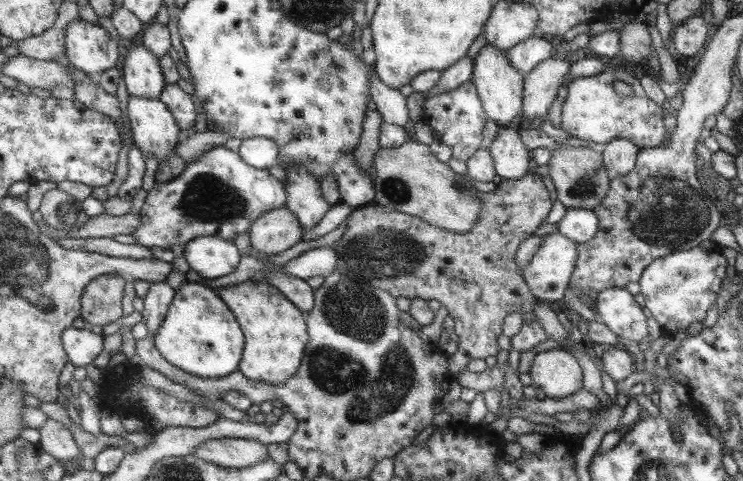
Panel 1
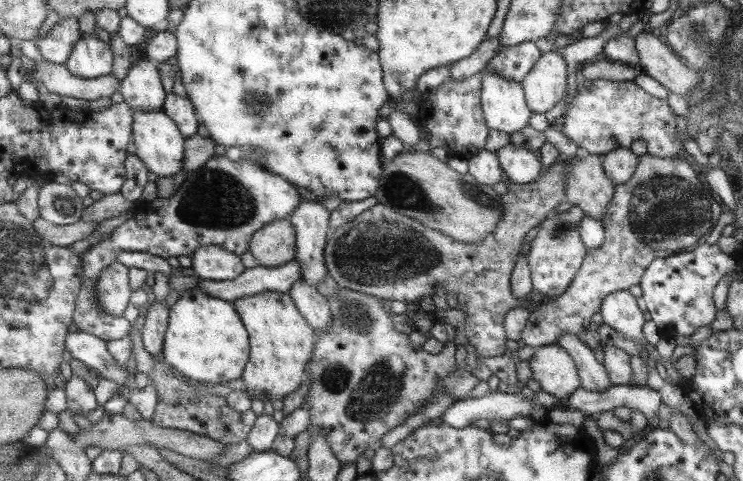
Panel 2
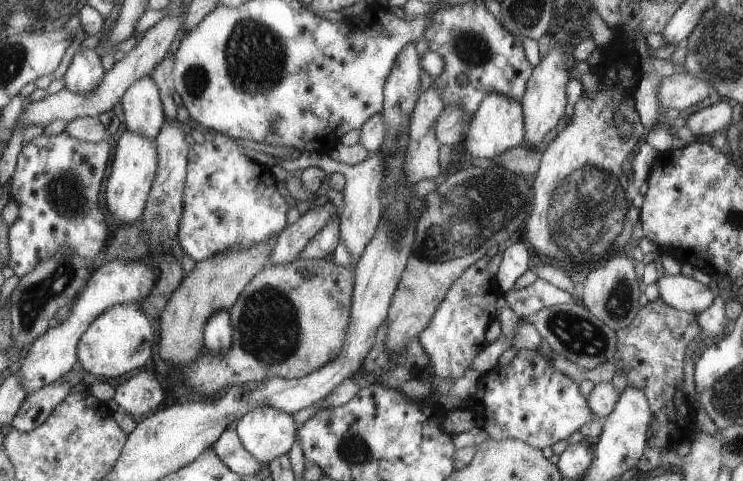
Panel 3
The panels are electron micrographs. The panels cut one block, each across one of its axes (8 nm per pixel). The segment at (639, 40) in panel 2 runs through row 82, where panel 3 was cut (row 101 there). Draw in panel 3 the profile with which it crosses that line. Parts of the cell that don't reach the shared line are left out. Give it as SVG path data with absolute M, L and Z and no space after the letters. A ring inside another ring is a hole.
M673 73L662 78L657 98L663 108L676 108L680 111L703 100L712 91L712 83L697 75Z

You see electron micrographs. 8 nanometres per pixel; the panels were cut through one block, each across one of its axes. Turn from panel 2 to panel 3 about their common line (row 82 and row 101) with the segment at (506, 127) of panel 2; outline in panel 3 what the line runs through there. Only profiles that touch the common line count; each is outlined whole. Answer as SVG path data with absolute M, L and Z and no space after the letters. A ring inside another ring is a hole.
M497 93L488 94L481 101L480 108L476 110L475 114L472 114L464 136L465 138L463 138L459 146L462 155L466 157L487 158L493 161L504 150L523 144L523 107L514 98Z

